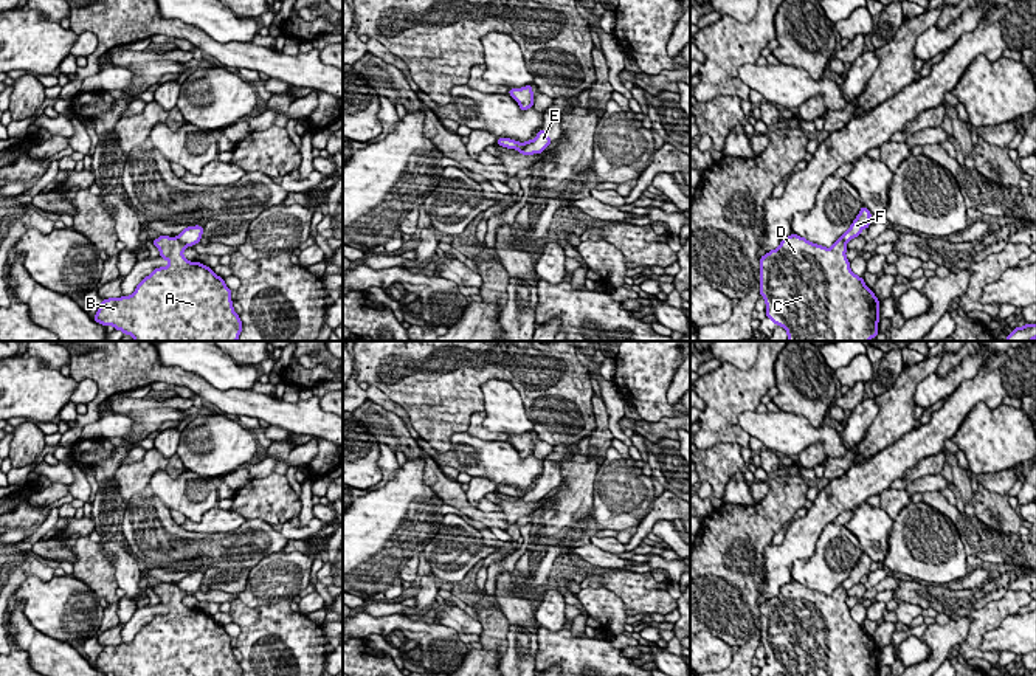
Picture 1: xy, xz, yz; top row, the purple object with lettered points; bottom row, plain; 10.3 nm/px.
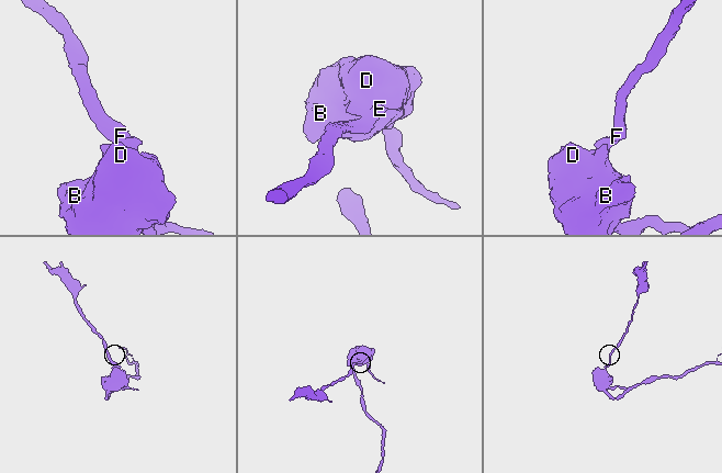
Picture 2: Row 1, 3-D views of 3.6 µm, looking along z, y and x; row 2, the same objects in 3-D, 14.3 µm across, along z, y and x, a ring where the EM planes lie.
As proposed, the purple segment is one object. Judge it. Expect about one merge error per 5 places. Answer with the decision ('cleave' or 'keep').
cleave

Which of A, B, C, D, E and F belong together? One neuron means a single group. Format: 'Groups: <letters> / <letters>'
Groups: A B C D / E F

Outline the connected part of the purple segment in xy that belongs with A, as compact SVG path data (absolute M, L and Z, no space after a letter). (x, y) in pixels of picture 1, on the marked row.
M160 236L152 240L167 267L155 268L130 296L102 299L93 319L113 326L133 341L237 341L242 321L233 309L231 290L212 268L189 262L183 251L186 245L177 237Z

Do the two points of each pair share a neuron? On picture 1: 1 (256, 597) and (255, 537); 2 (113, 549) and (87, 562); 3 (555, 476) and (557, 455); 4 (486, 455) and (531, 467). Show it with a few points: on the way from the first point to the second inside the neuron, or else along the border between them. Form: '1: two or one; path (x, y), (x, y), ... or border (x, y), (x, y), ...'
1: two; border (283, 549), (265, 554), (250, 569)
2: two; border (100, 543), (113, 565), (118, 586)
3: one; path (555, 472), (555, 459)
4: one; path (497, 461), (506, 467), (520, 467)

